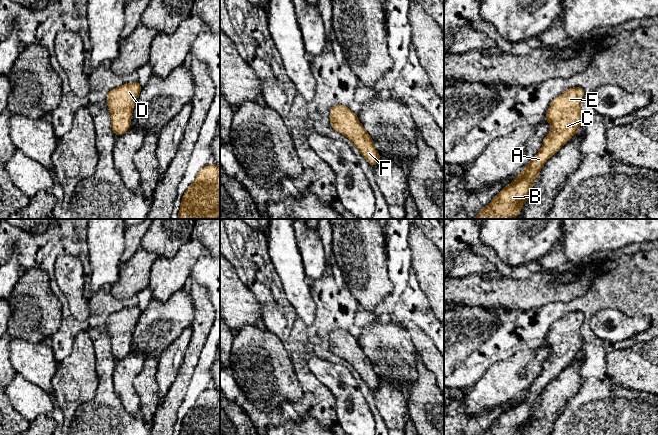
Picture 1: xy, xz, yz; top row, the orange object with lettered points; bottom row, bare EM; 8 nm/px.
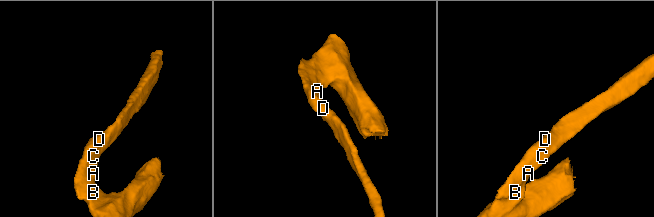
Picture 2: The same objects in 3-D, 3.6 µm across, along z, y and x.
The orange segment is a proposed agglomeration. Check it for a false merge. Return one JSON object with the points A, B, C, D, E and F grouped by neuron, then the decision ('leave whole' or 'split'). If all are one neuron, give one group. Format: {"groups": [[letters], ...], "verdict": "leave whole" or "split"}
{"groups": [["A", "B", "C", "D", "E", "F"]], "verdict": "leave whole"}

